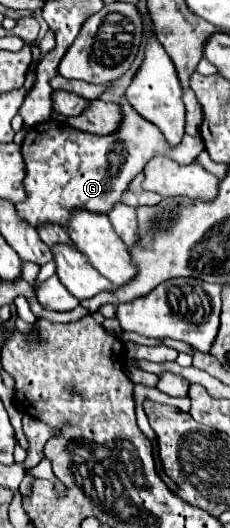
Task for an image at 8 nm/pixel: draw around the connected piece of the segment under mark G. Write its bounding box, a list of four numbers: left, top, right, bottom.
[16,99,204,229]

